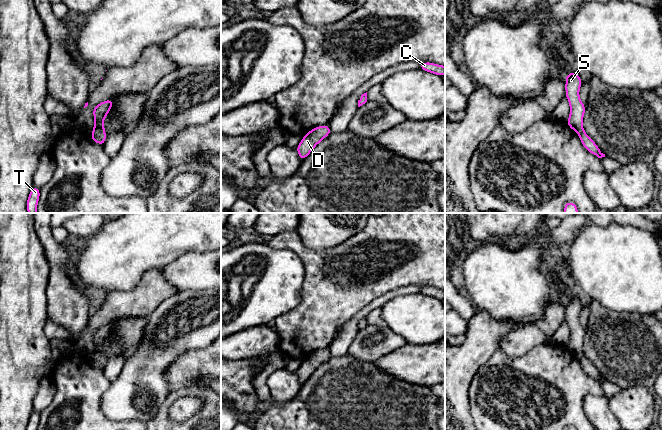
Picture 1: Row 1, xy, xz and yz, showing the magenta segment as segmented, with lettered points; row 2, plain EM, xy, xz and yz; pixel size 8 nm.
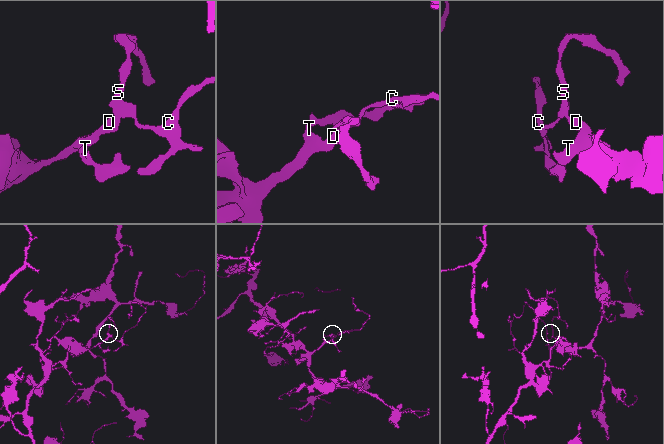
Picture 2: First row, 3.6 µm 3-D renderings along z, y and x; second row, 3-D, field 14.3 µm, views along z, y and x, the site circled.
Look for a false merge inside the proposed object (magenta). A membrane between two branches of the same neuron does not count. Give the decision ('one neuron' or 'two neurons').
one neuron

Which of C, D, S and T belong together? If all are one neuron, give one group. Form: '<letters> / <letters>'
C D S T

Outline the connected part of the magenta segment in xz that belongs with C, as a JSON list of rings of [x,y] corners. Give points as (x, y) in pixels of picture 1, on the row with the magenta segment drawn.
[[[423,62],[419,66],[419,69],[421,69],[423,71],[428,71],[432,74],[436,74],[436,75],[439,75],[441,77],[443,77],[443,75],[445,74],[445,66],[438,65],[438,64],[431,63],[431,62]]]

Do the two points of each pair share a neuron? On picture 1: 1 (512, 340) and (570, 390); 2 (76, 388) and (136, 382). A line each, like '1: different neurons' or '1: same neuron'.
1: different neurons
2: different neurons

